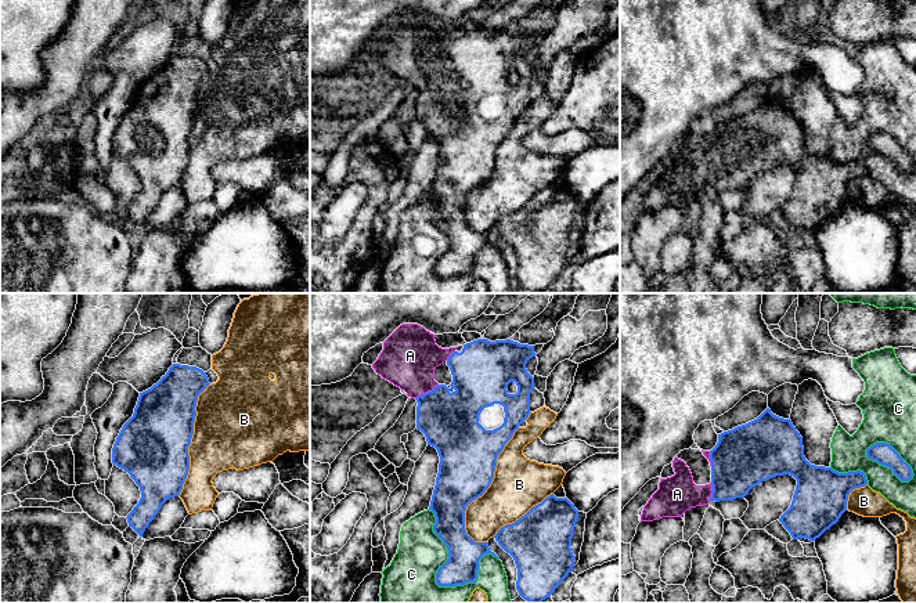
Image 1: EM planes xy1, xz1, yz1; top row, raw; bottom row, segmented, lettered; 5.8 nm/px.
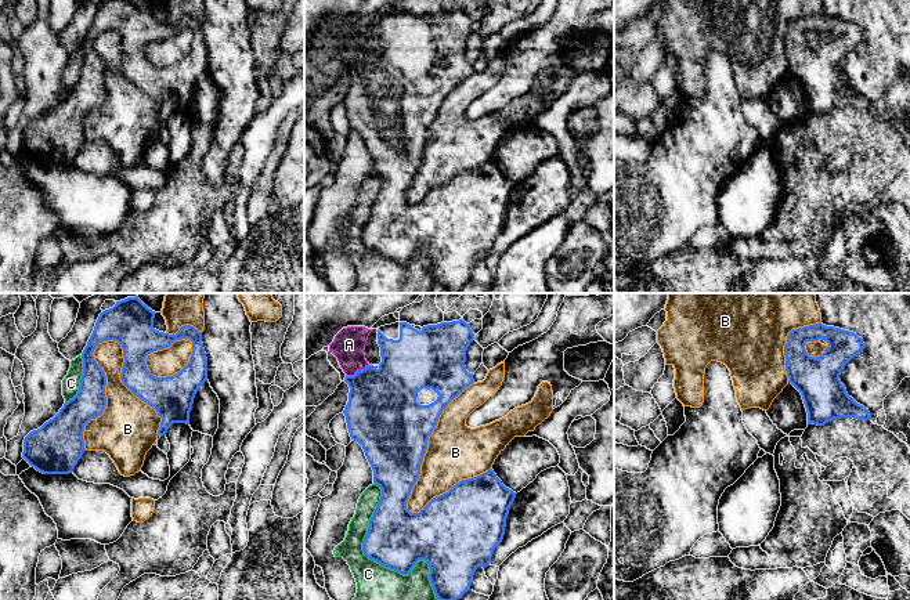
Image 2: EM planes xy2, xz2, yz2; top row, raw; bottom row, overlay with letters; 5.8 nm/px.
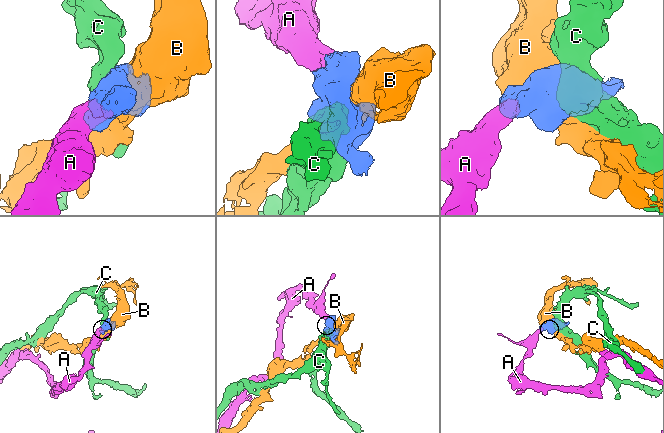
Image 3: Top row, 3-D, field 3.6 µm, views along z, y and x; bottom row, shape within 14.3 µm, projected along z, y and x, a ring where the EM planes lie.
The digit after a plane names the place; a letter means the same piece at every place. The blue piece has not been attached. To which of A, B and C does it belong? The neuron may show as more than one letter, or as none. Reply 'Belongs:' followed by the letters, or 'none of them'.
Belongs: A

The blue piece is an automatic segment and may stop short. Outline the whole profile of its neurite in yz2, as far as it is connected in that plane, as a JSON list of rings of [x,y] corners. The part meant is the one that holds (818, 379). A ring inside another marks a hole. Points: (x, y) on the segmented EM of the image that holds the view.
[[[821,322],[792,329],[784,346],[786,371],[791,383],[802,395],[808,424],[824,426],[826,423],[853,418],[870,420],[869,409],[848,395],[839,380],[845,365],[863,353],[863,339],[856,333]],[[824,340],[828,347],[820,357],[810,357],[805,344]]]

